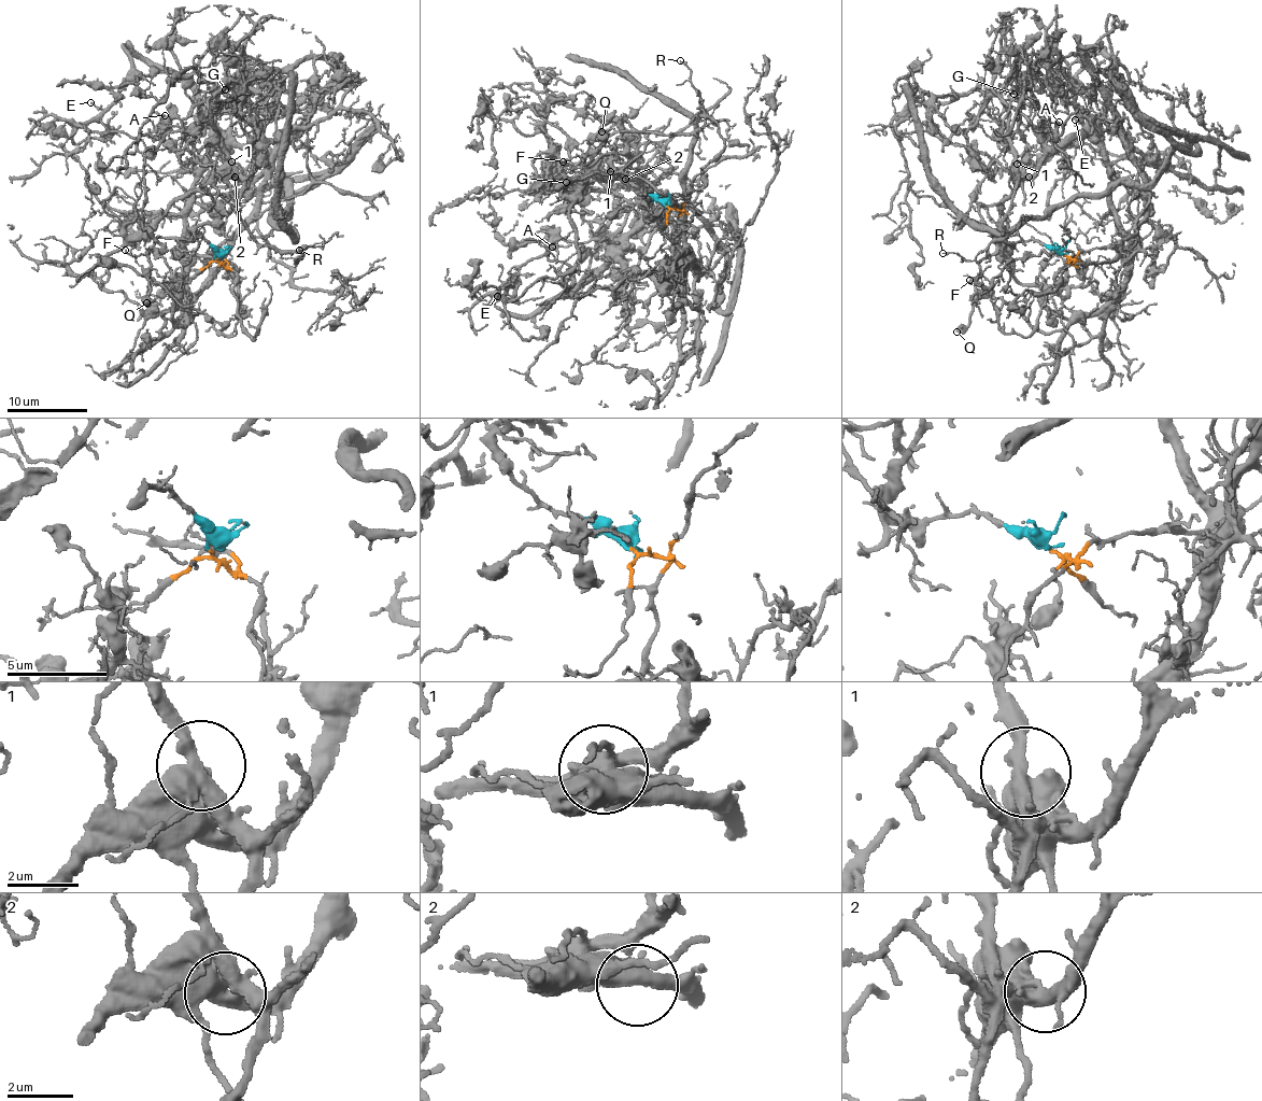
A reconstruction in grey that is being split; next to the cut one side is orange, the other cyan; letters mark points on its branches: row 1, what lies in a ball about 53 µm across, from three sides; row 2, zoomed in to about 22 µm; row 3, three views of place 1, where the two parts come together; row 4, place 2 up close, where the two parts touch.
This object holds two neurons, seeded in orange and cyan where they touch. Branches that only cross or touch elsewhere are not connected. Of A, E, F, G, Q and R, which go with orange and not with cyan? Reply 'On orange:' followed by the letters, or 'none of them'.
On orange: A, E, R

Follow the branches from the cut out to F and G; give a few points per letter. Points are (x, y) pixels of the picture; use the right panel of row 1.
F: (1064, 255), (1044, 242), (1004, 241), (986, 256), (989, 257), (980, 263), (970, 284), (968, 280)
G: (1064, 255), (995, 239), (1017, 159), (1007, 111), (988, 99), (998, 115), (1014, 93)

